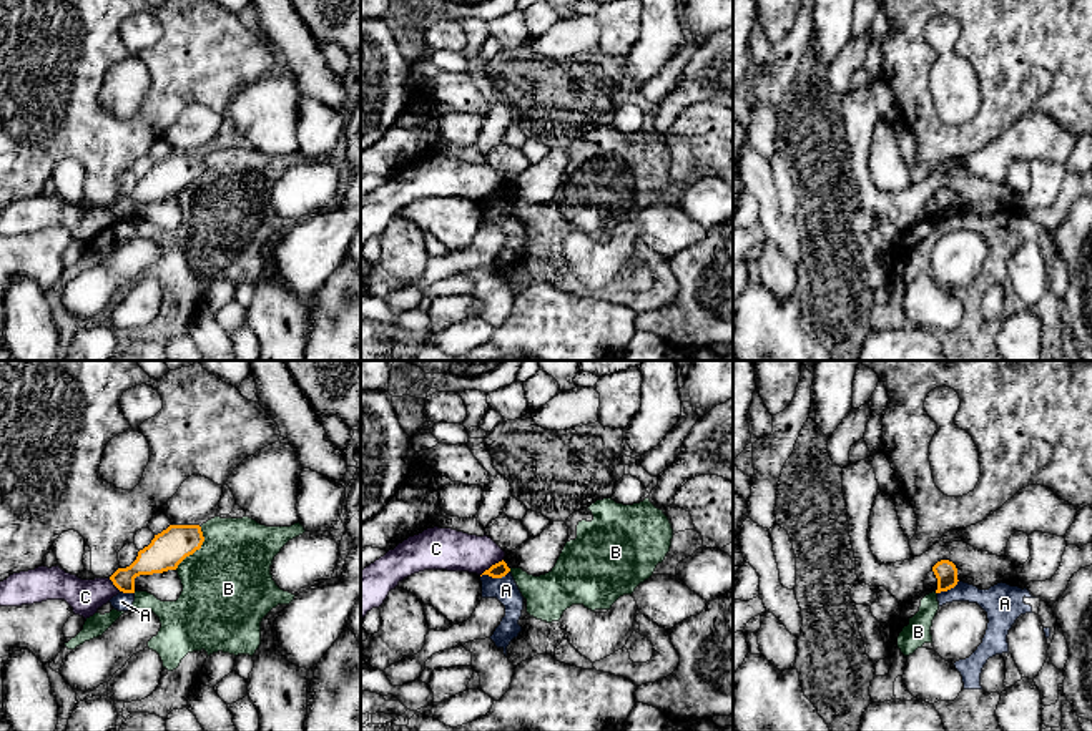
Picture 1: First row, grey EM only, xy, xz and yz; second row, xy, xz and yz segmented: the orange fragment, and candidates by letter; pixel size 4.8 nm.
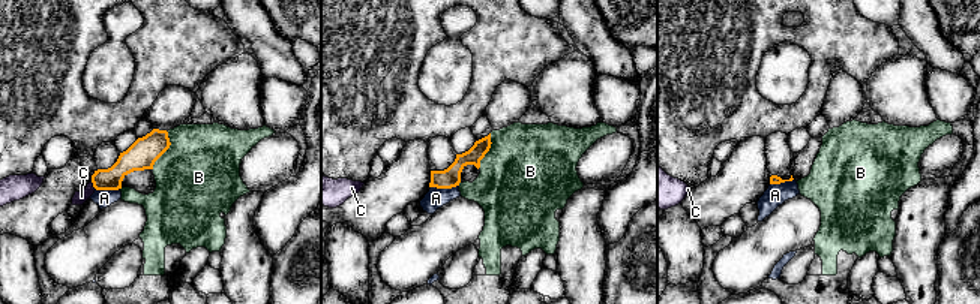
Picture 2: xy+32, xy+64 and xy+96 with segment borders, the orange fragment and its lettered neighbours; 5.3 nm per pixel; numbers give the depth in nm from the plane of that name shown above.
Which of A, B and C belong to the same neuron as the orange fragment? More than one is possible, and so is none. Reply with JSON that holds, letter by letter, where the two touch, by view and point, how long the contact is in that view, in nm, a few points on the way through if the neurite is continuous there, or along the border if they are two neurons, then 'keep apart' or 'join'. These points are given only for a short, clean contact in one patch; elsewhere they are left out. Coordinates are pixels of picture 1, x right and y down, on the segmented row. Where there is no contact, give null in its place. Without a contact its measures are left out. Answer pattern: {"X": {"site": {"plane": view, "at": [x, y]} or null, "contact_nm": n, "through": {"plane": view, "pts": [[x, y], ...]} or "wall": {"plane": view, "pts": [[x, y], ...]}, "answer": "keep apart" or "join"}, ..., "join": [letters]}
{"A": {"site": {"plane": "xz", "at": [494, 577]}, "contact_nm": 150, "wall": {"plane": "xz", "pts": [[509, 570], [501, 577], [481, 577]]}, "answer": "keep apart"}, "B": {"site": {"plane": "xy", "at": [196, 549]}, "contact_nm": 240, "answer": "keep apart"}, "C": {"site": {"plane": "xz", "at": [492, 565]}, "contact_nm": 140, "wall": {"plane": "xz", "pts": [[502, 559], [481, 575]]}, "answer": "keep apart"}, "join": []}

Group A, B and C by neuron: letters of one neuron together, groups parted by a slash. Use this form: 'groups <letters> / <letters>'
groups A B / C

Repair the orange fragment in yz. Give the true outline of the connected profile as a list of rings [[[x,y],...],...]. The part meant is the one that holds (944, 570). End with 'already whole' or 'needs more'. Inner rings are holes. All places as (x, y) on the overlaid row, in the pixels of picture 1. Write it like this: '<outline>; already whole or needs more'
[[[941,560],[932,567],[932,572],[937,578],[936,593],[947,591],[957,585],[957,568],[949,560]]]; already whole

